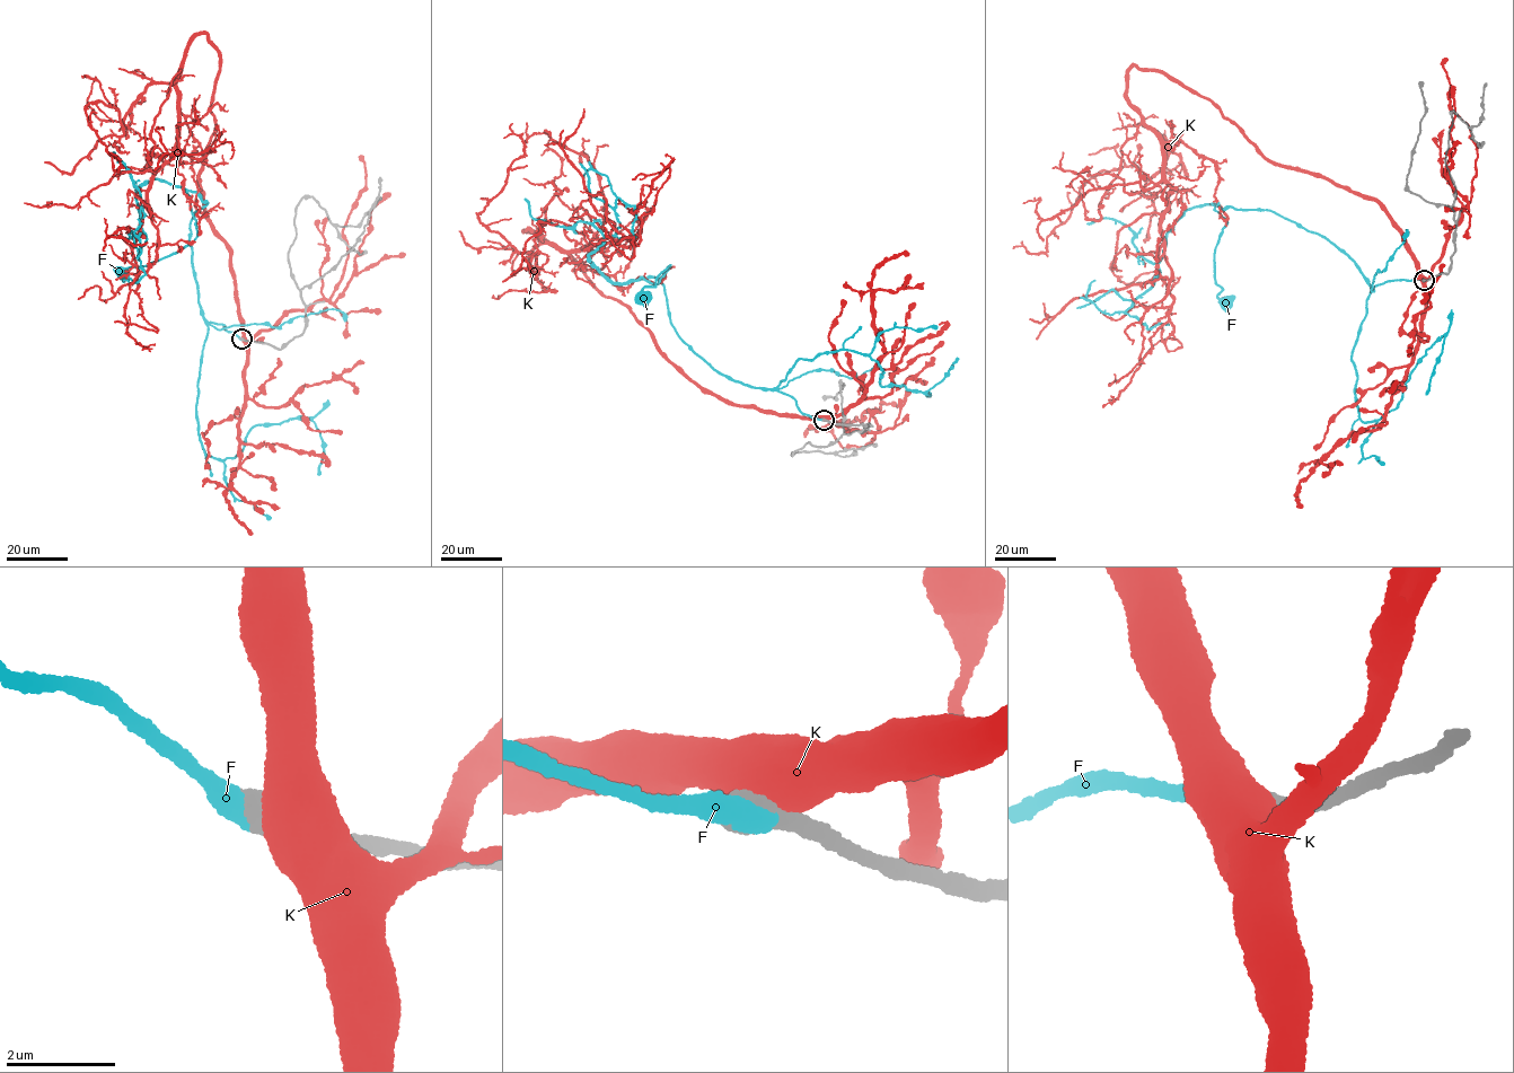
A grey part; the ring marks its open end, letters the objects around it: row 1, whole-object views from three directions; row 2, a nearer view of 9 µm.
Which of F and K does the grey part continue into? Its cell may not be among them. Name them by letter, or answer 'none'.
F

